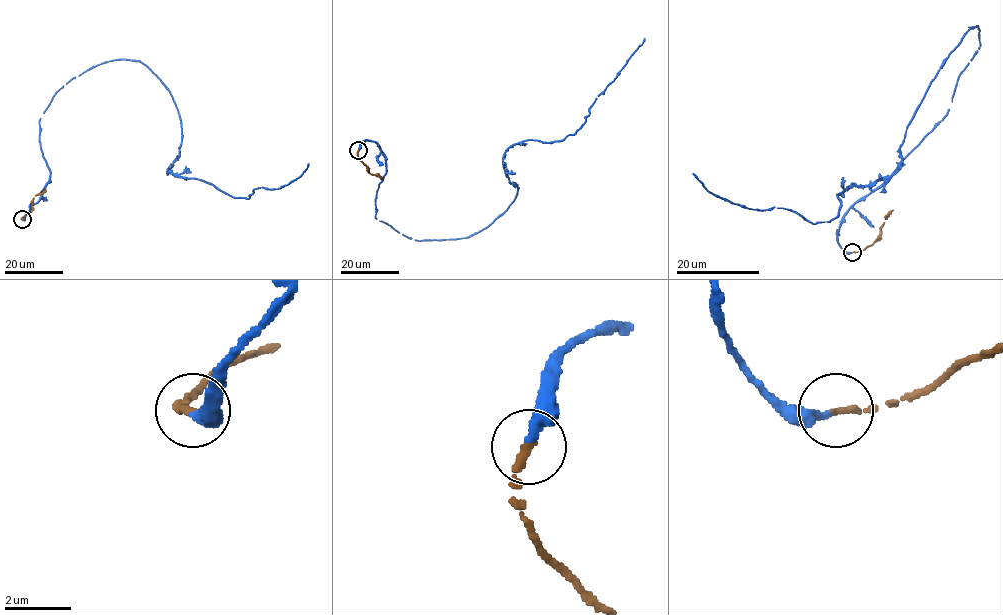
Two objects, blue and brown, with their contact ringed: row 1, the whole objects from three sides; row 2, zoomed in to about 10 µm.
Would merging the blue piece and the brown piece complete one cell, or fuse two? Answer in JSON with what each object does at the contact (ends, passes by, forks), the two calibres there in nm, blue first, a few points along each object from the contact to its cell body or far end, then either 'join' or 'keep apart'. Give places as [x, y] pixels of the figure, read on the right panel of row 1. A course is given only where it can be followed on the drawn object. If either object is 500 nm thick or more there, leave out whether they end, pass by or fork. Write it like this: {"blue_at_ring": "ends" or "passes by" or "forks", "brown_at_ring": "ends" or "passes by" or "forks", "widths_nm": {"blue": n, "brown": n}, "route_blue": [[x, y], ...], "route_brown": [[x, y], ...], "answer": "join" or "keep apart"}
{"blue_at_ring": "ends", "brown_at_ring": "ends", "widths_nm": {"blue": 320, "brown": 220}, "route_blue": [[851, 252], [843, 216], [947, 113], [977, 25], [902, 165], [838, 194], [829, 222], [693, 173]], "route_brown": [[852, 252], [861, 251], [875, 240], [892, 209]], "answer": "join"}

